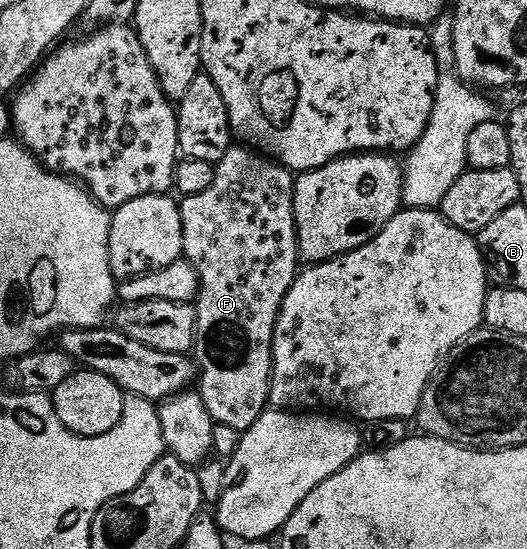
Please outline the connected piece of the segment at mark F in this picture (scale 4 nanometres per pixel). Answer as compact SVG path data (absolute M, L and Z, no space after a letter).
M248 147L228 149L214 168L216 178L212 186L202 191L202 195L190 195L179 202L184 236L183 260L189 261L194 271L198 271L200 280L200 293L194 302L194 360L198 370L199 395L216 424L234 427L243 435L269 408L272 336L282 303L302 265L294 215L296 183L291 169Z

